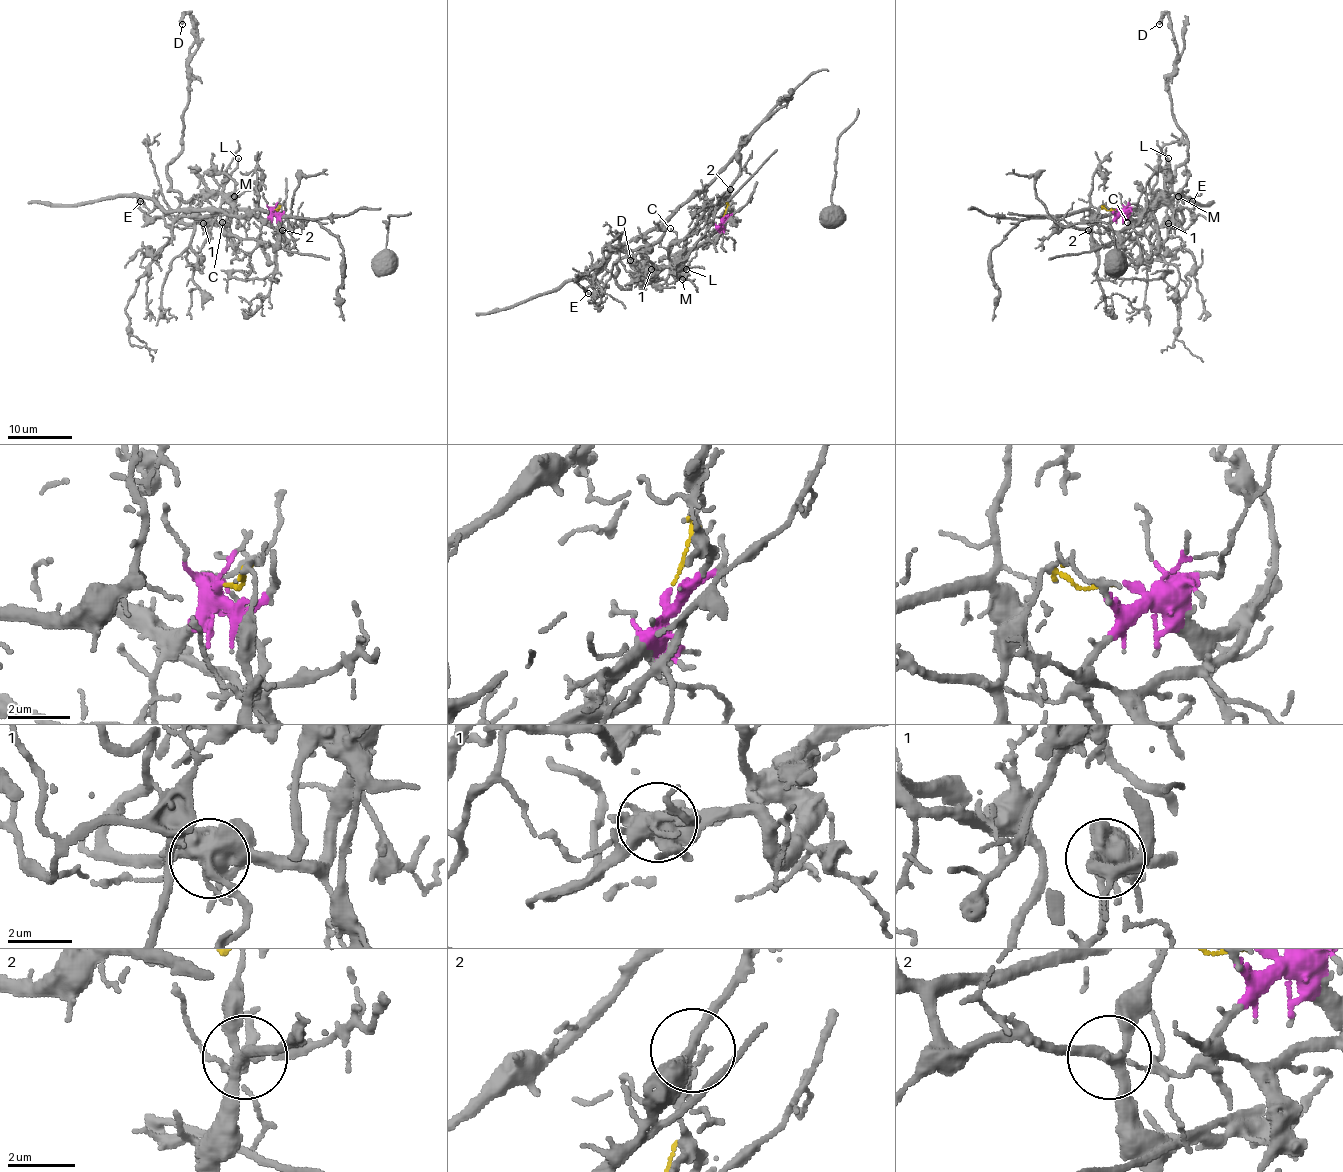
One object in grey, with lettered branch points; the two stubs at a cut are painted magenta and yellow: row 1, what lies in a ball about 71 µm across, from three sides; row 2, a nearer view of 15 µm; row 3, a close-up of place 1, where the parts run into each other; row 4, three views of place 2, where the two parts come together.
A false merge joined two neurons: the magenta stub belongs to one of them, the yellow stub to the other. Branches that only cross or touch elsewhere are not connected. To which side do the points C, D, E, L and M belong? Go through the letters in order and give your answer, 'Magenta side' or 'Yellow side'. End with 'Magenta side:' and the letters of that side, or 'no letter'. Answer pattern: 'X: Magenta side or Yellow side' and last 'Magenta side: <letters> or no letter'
C: Magenta side
D: Magenta side
E: Yellow side
L: Magenta side
M: Magenta side
Magenta side: C, D, L, M

